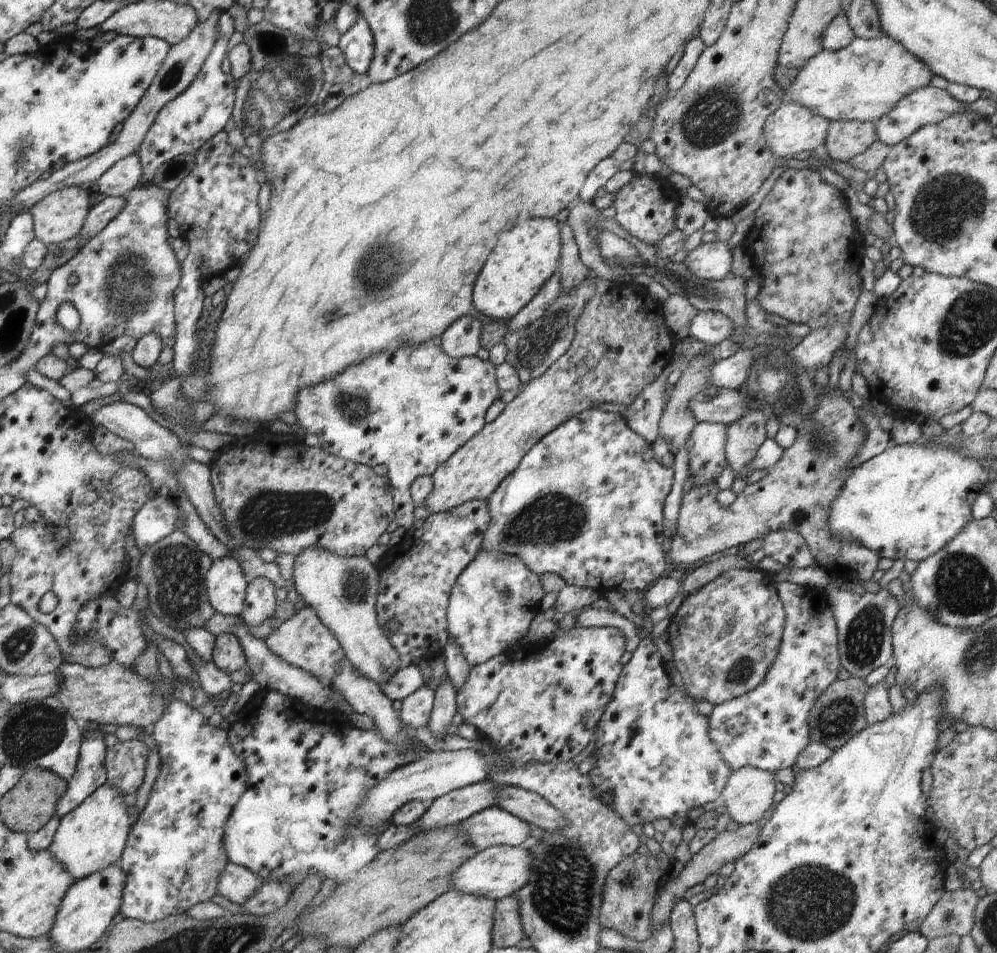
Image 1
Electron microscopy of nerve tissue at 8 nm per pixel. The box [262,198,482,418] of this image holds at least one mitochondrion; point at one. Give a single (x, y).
(386, 261)

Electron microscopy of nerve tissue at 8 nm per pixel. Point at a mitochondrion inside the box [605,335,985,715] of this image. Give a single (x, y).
(775, 383)

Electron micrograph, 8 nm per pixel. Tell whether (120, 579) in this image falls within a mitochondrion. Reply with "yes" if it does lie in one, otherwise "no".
no

